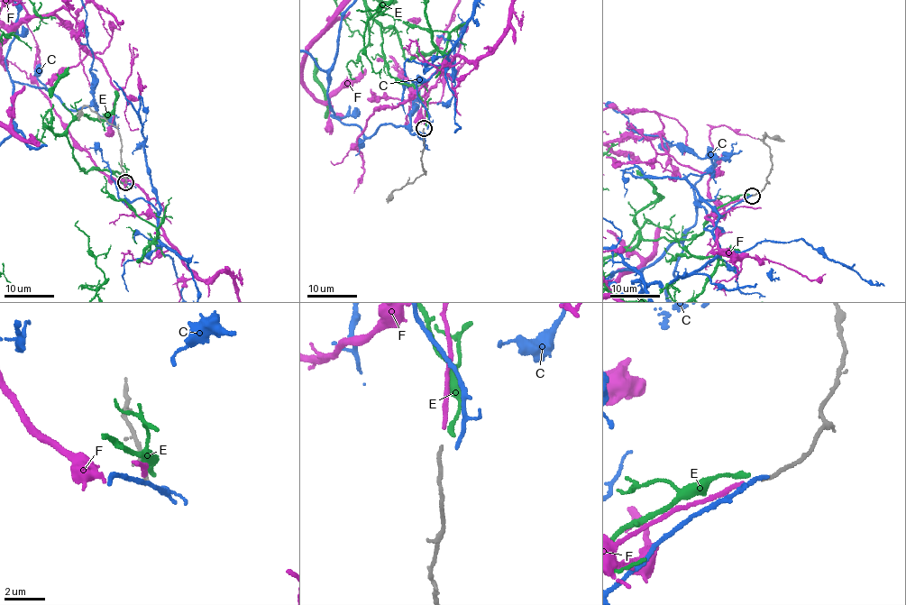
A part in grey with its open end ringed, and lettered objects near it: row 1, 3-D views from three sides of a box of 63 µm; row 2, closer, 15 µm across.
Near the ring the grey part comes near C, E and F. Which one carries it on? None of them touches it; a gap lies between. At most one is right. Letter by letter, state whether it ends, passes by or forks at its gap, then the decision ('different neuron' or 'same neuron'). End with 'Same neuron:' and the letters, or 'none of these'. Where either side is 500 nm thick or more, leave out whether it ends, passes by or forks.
C: it ends | different neuron
E: it ends | different neuron
F: it ends | same neuron
Same neuron: F

